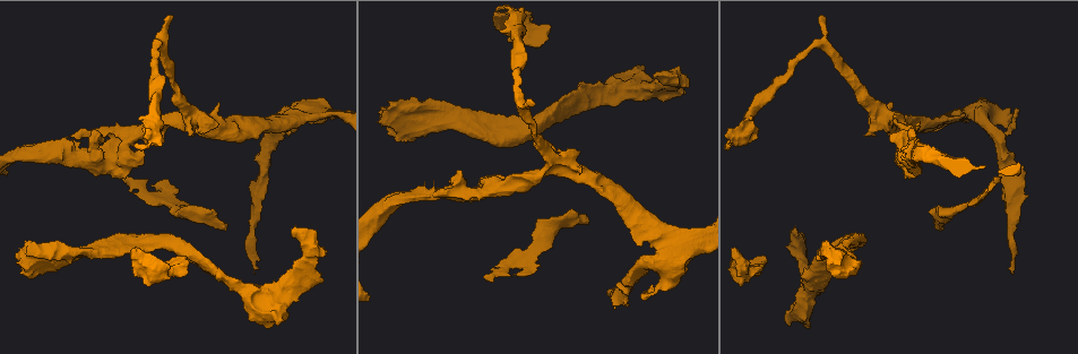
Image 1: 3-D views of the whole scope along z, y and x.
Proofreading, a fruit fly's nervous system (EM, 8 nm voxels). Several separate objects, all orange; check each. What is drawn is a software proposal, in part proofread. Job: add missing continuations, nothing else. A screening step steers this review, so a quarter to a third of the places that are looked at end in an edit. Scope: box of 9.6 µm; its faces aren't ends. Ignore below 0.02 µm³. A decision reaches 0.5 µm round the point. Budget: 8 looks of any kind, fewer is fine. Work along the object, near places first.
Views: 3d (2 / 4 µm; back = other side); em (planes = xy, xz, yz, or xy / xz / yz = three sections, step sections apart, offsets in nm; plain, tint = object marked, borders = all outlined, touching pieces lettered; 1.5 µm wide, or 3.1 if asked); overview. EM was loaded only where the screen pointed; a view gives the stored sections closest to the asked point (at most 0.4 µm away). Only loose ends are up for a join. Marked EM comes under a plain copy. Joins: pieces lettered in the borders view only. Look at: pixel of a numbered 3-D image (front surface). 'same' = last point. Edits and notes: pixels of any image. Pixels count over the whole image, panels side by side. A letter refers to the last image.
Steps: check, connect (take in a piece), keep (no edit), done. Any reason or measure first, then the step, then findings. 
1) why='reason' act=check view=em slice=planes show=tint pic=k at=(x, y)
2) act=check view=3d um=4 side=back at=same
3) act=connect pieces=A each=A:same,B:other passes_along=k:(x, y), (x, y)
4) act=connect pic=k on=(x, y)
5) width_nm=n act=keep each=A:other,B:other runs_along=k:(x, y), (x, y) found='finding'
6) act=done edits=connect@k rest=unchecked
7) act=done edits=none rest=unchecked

why='free end' act=check view=em slice=xy step=8 show=tint pic=1 at=(1025, 175)

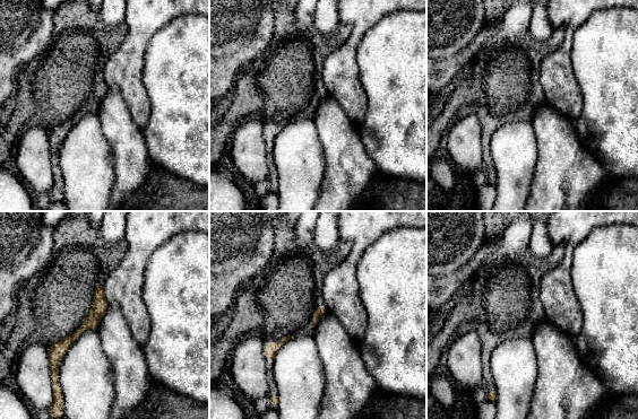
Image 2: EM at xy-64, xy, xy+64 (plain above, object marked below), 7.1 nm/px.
act=check view=em slice=planes show=borders at=same

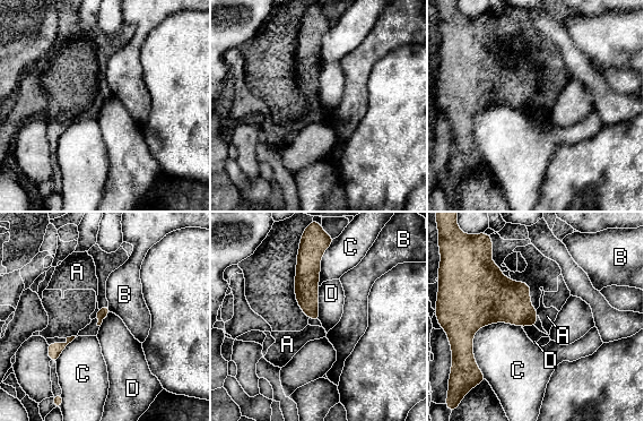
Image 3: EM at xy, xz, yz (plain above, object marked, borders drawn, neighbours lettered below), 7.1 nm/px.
act=connect pieces=A each=A:same,B:other,C:other,D:other found='the neuron continues'

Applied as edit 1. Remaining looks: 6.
why='thick end' act=check view=em slice=planes show=tint pic=1 at=(890, 104)

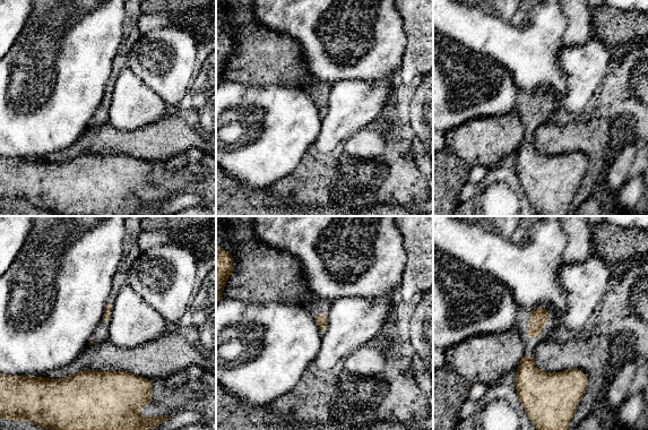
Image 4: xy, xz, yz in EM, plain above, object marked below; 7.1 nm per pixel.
why='what lies round it' act=check view=em slice=planes show=borders at=same

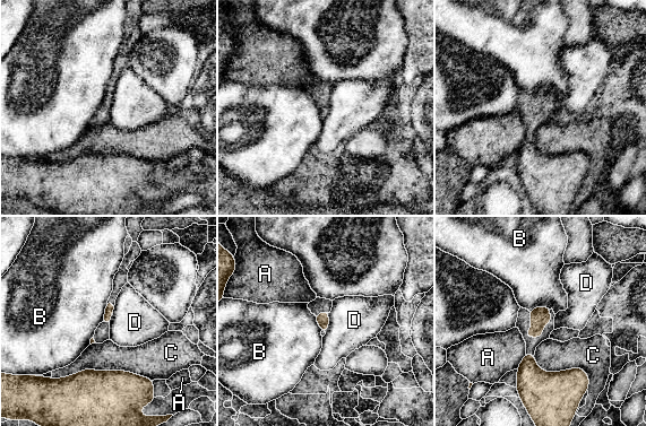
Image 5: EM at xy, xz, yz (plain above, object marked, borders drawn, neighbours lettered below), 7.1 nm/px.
act=keep each=A:other,B:other,C:other,D:other found='none of them fits'

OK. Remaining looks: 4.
why='branch stops here' act=check view=3d um=2 pic=1 at=(859, 268)

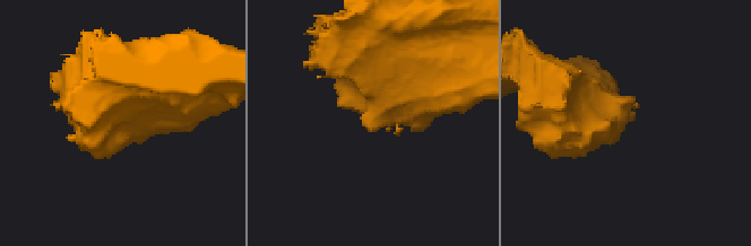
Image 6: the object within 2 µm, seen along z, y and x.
act=check view=em slice=planes show=borders pic=6 at=(344, 107)

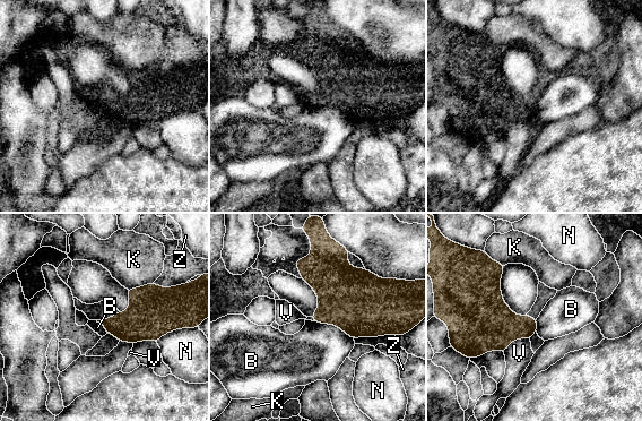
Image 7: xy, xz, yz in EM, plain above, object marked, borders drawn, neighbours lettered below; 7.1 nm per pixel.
longest_contact=B:320nm act=keep each=B:other,K:other,N:other,V:other,Z:other border=7:(313, 320), (337, 325), (353, 340) found='none of them fits'

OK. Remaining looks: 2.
act=done edits=connect@3 rest=unchecked

